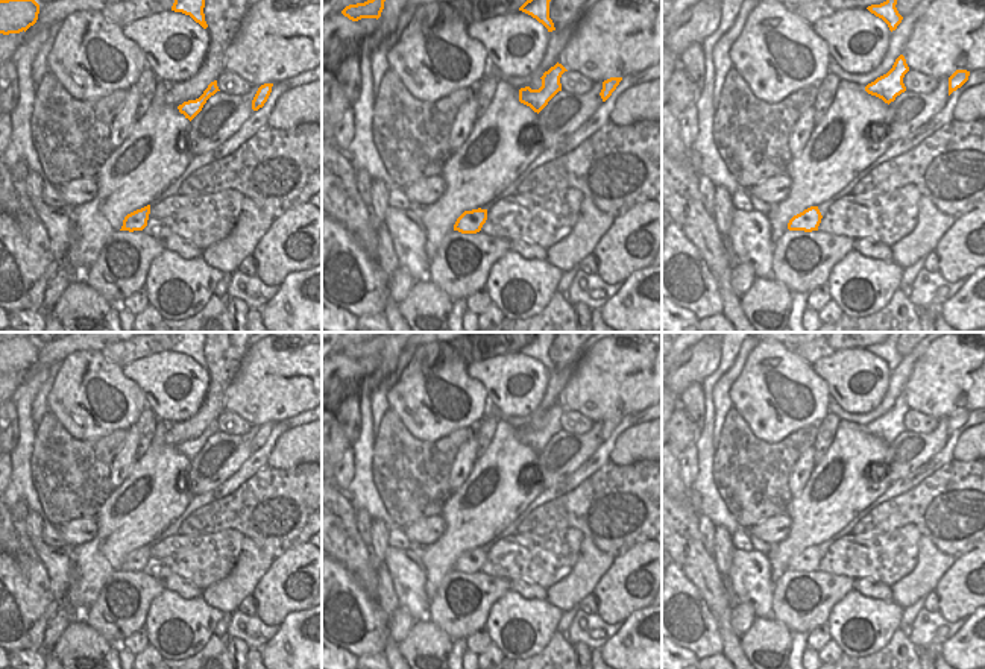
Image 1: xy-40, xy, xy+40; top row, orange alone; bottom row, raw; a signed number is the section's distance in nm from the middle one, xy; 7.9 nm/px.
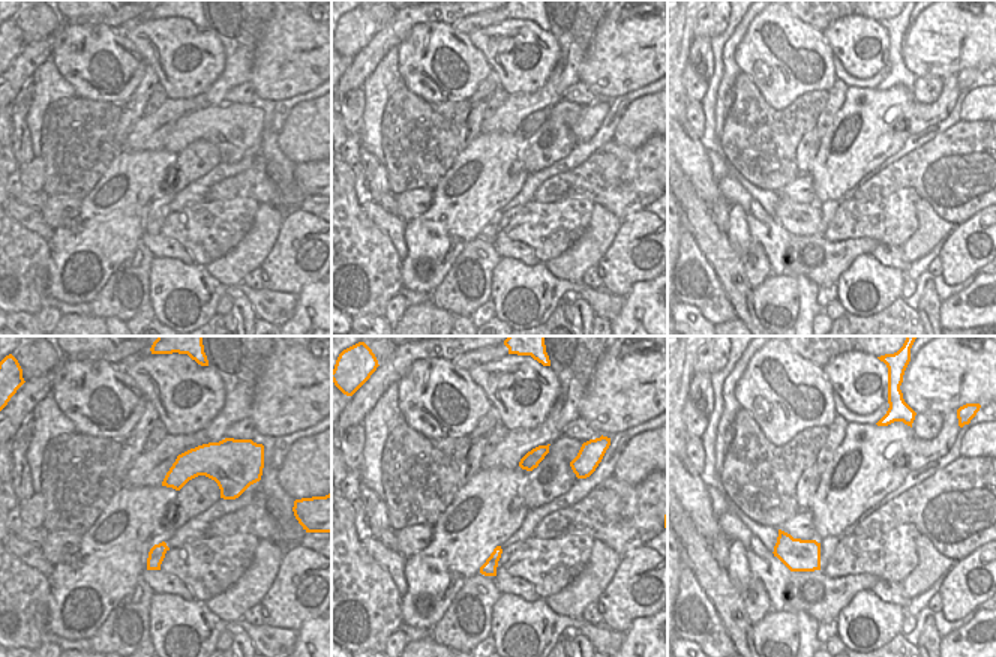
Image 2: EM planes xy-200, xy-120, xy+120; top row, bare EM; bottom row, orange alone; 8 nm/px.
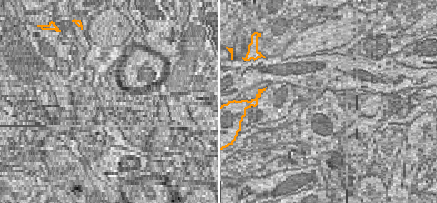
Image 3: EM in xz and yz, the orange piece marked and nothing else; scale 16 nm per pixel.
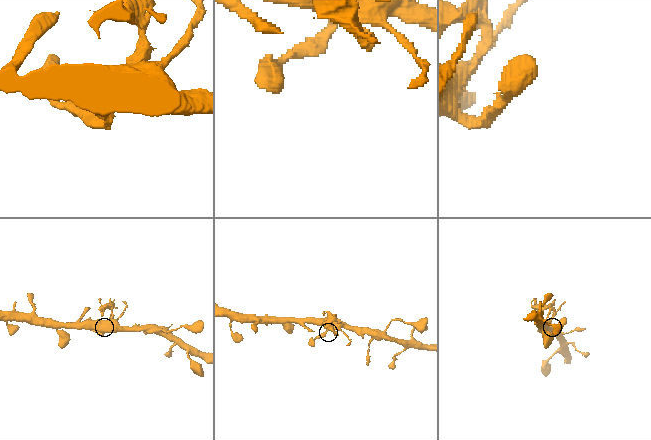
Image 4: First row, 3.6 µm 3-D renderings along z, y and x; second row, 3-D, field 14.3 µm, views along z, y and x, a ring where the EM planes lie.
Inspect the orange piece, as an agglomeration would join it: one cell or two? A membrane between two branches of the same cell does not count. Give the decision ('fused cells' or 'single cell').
fused cells

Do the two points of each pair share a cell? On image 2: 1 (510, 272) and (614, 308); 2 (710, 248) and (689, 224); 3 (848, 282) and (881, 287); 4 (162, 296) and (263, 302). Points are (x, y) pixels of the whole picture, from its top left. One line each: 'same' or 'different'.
1: same
2: same
3: same
4: same

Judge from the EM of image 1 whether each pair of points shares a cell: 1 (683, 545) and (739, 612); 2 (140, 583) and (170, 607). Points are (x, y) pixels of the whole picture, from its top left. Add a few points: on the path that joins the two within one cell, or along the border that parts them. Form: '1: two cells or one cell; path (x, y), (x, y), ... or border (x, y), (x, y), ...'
1: two cells; border (732, 606), (732, 628), (739, 637)
2: two cells; border (164, 589), (154, 599), (143, 627)

